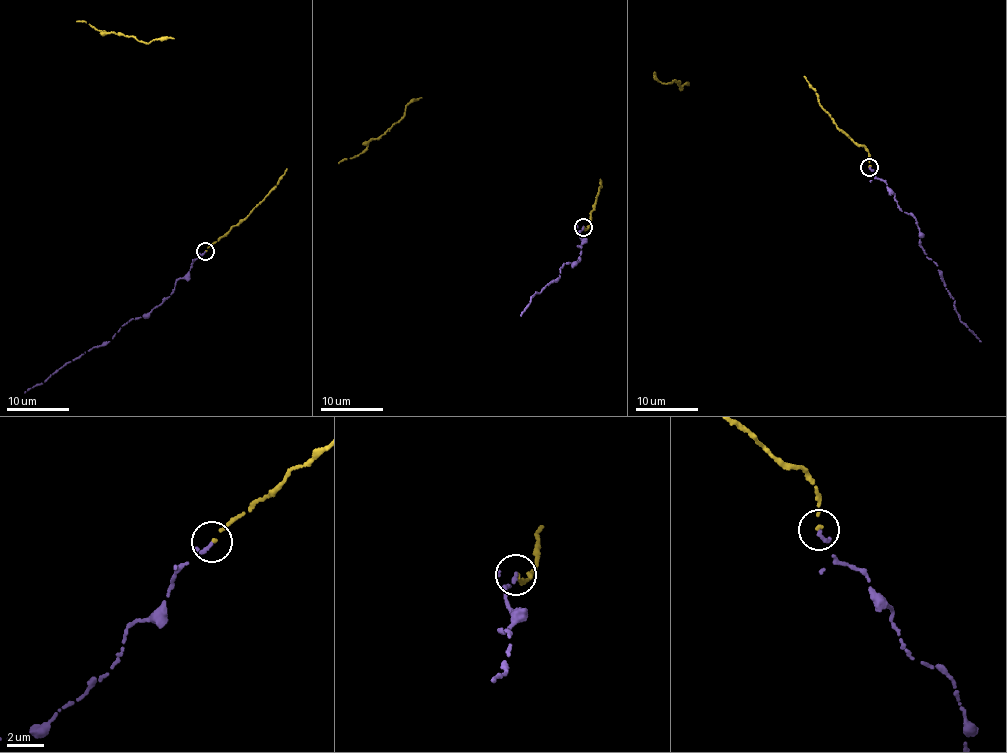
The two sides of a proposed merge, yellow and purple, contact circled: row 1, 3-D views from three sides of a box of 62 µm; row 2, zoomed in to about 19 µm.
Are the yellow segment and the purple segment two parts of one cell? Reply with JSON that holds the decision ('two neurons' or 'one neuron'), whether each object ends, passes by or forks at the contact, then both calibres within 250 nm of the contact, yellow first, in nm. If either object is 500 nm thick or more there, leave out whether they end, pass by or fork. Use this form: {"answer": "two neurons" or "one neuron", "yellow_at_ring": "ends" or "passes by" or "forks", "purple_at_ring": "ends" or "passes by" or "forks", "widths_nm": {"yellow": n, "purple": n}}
{"answer": "one neuron", "yellow_at_ring": "ends", "purple_at_ring": "ends", "widths_nm": {"yellow": 170, "purple": 200}}

